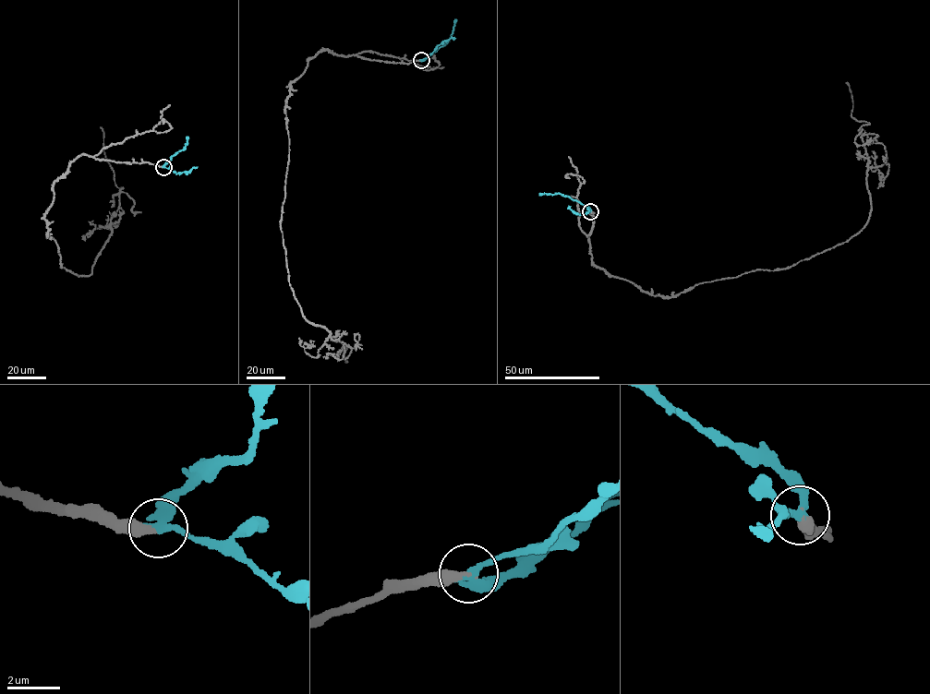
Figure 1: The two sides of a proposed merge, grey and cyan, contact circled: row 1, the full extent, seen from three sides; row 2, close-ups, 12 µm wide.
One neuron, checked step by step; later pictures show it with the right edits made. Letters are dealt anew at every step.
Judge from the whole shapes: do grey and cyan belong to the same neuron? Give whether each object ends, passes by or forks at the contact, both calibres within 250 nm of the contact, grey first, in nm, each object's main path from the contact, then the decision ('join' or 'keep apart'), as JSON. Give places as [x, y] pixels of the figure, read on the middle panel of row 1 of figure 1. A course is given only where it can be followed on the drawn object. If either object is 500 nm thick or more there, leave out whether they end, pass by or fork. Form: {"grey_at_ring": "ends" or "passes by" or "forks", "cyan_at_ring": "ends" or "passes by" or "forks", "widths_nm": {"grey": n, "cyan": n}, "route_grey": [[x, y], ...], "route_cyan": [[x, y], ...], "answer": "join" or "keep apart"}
{"grey_at_ring": "ends", "cyan_at_ring": "passes by", "widths_nm": {"grey": 400, "cyan": 280}, "route_grey": [[420, 60], [325, 49], [286, 100], [280, 223], [289, 284], [307, 320], [349, 346], [345, 362]], "route_cyan": [[420, 60], [448, 41], [456, 19]], "answer": "join"}

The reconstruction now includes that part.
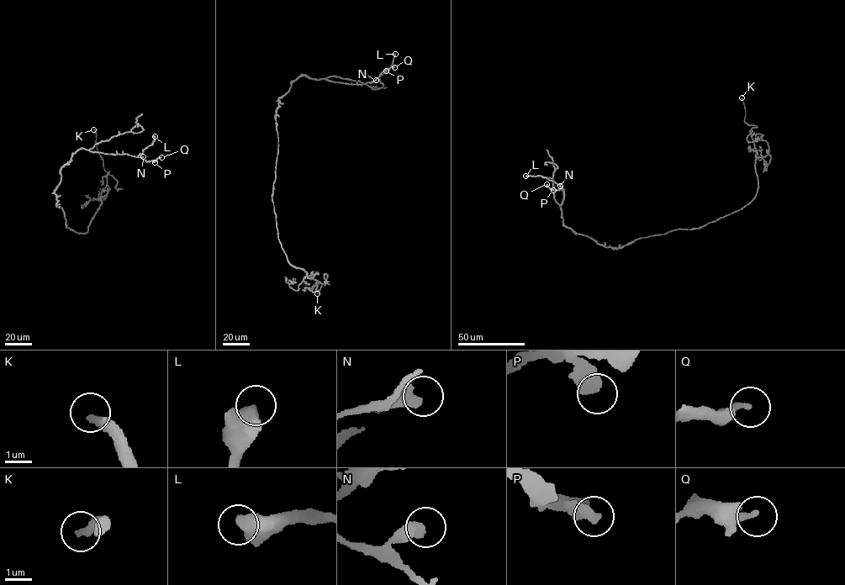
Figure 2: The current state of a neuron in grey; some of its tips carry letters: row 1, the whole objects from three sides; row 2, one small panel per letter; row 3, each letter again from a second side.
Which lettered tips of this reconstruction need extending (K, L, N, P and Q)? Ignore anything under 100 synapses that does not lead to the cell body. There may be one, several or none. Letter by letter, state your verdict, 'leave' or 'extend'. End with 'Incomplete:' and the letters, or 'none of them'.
K: extend
L: leave
N: leave
P: leave
Q: leave
Incomplete: K

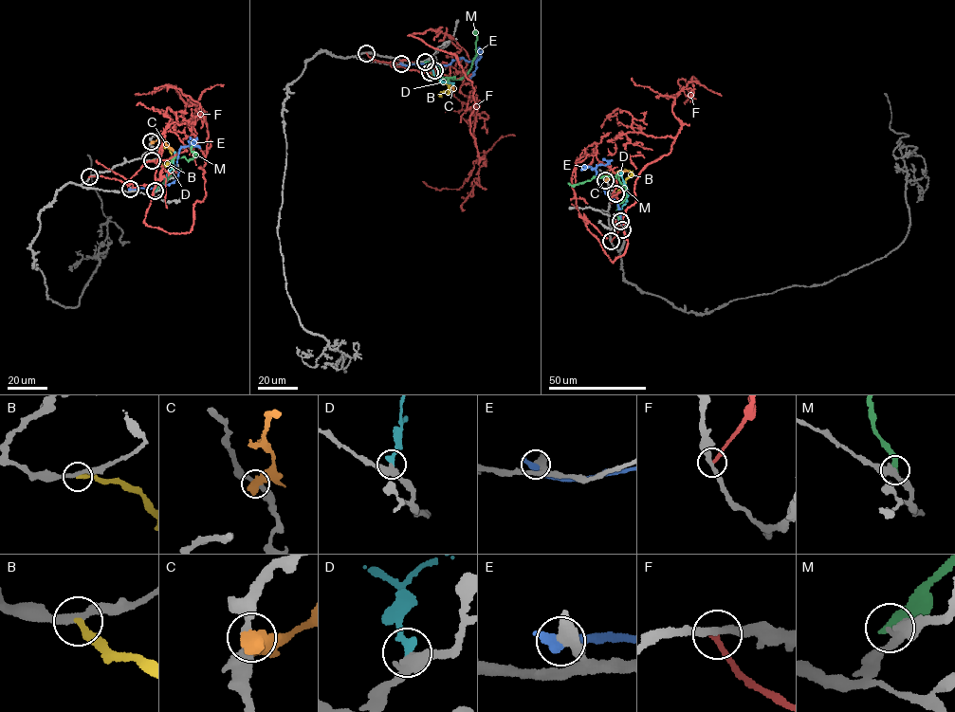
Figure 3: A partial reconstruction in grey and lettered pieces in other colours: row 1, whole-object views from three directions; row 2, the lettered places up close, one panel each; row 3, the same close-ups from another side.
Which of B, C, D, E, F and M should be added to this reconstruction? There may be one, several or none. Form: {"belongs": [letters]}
{"belongs": ["D"]}

